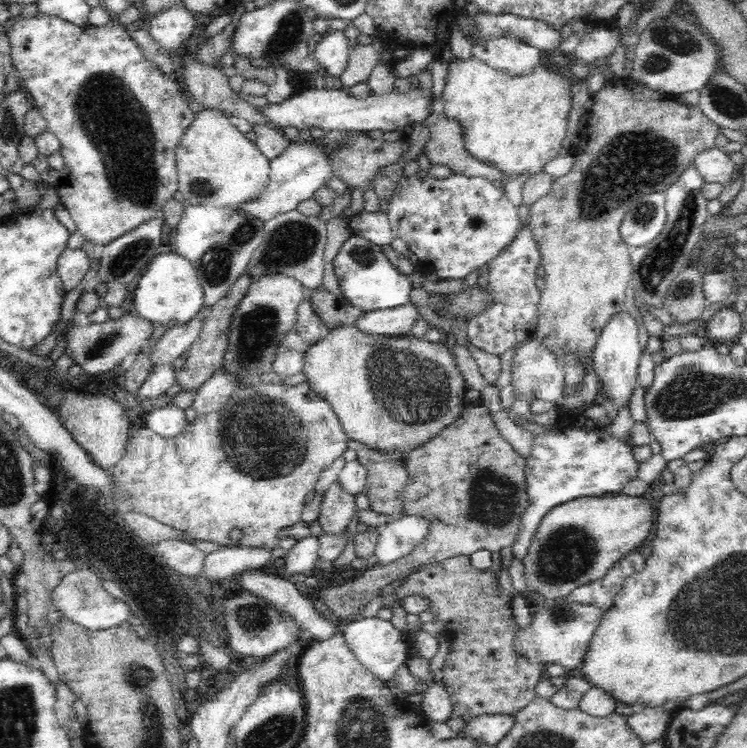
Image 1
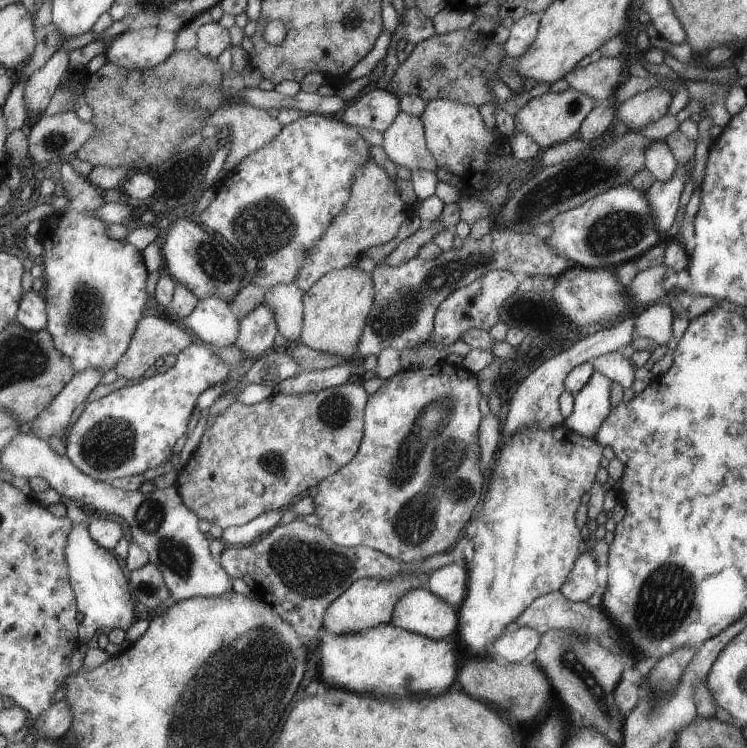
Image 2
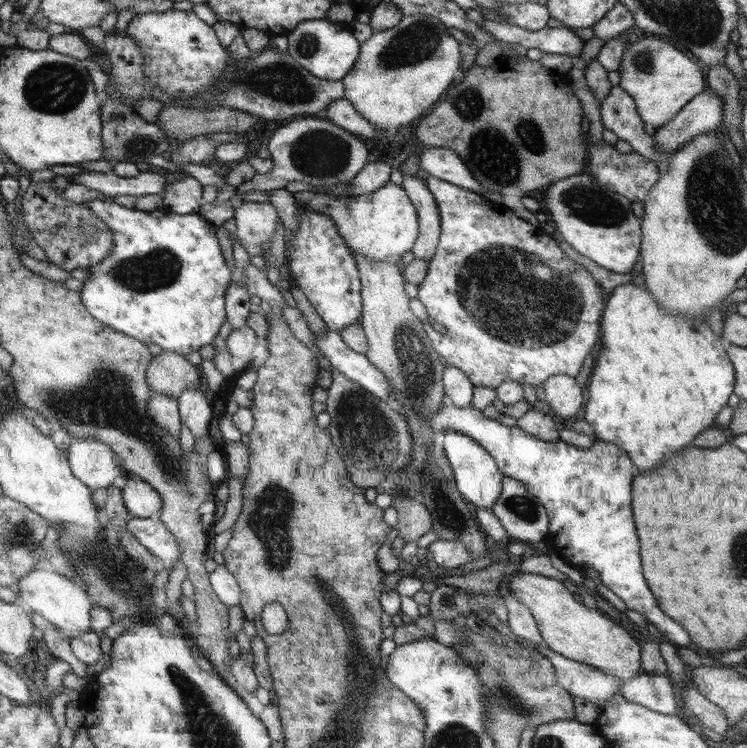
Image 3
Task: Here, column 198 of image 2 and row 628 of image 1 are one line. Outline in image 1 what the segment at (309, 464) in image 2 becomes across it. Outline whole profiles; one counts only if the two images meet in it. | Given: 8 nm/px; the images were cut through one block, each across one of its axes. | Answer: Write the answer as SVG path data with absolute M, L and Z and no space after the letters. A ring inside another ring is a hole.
M453 556L452 558L446 558L446 560L440 562L433 562L420 566L420 568L417 568L416 572L409 574L404 579L404 583L398 587L398 590L400 590L400 588L402 588L404 596L414 596L414 594L420 596L421 594L421 596L425 596L429 600L427 611L434 615L435 622L442 623L442 626L446 629L446 636L451 641L450 650L445 658L444 665L441 668L441 683L449 692L452 703L451 718L462 718L464 722L470 722L472 718L476 718L476 716L484 716L484 714L511 714L512 716L515 716L519 710L522 710L523 706L526 706L526 704L536 696L534 689L542 676L542 672L538 670L538 668L530 666L530 663L526 661L526 657L519 656L518 653L515 653L515 646L512 646L512 643L515 642L515 633L518 631L518 624L516 624L512 608L513 597L508 591L502 588L498 582L498 577L494 575L492 569L480 571L474 568L472 563L470 563L470 556Z

